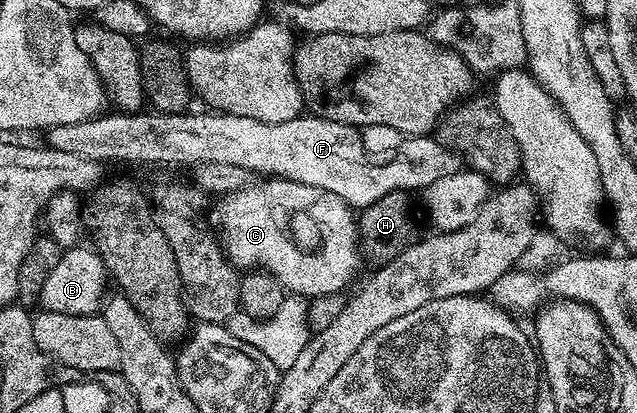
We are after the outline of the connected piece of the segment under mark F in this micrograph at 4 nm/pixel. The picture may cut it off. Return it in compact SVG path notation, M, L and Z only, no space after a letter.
M208 112L208 120L204 120L204 148L212 152L212 164L240 166L260 176L318 186L338 194L354 210L370 206L370 202L378 202L378 198L394 190L429 188L438 178L462 168L461 157L431 135L401 139L389 160L375 164L360 136L361 129L353 124L330 122L315 114L301 114L288 122L264 123L241 115Z

